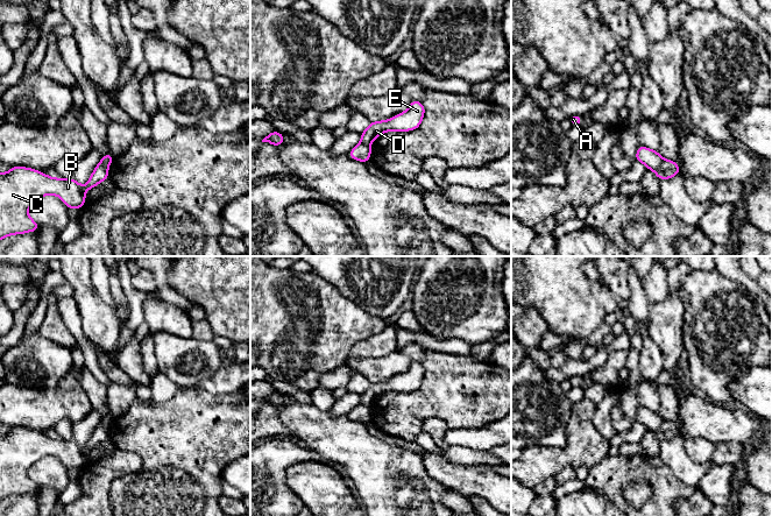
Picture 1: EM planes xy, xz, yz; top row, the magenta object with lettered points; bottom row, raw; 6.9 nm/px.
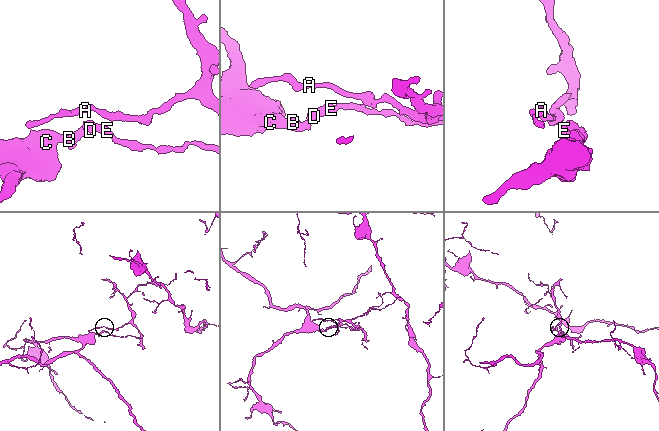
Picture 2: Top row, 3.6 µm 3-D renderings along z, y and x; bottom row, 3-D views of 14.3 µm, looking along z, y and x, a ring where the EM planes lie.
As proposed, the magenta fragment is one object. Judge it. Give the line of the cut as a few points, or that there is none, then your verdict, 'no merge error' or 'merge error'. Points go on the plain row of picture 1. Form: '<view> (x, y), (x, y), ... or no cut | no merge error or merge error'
yz (663, 419), (656, 432) | merge error

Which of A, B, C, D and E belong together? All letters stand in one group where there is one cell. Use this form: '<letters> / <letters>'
A D E / B C

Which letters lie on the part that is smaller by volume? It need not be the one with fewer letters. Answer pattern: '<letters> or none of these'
A, D, E

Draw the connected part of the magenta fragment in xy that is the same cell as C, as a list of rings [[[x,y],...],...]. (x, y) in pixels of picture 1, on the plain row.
[[[100,422],[94,429],[85,447],[78,445],[72,438],[52,439],[35,430],[13,426],[7,433],[0,433],[0,501],[13,495],[24,495],[41,489],[29,476],[28,469],[37,460],[45,455],[55,455],[64,461],[68,469],[79,471],[86,464],[85,452],[92,451],[95,446],[108,439],[108,429]]]

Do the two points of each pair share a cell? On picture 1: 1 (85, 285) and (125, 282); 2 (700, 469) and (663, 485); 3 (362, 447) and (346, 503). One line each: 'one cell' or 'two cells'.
1: two cells
2: two cells
3: two cells

